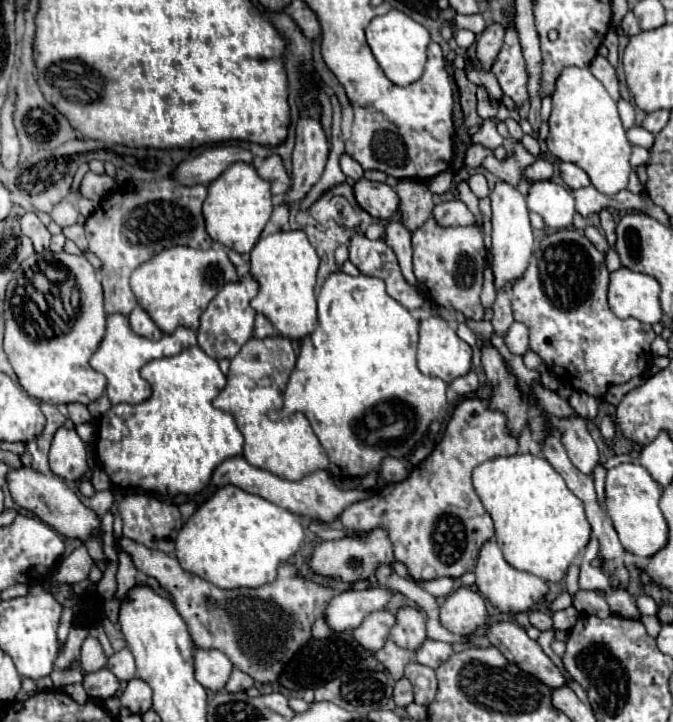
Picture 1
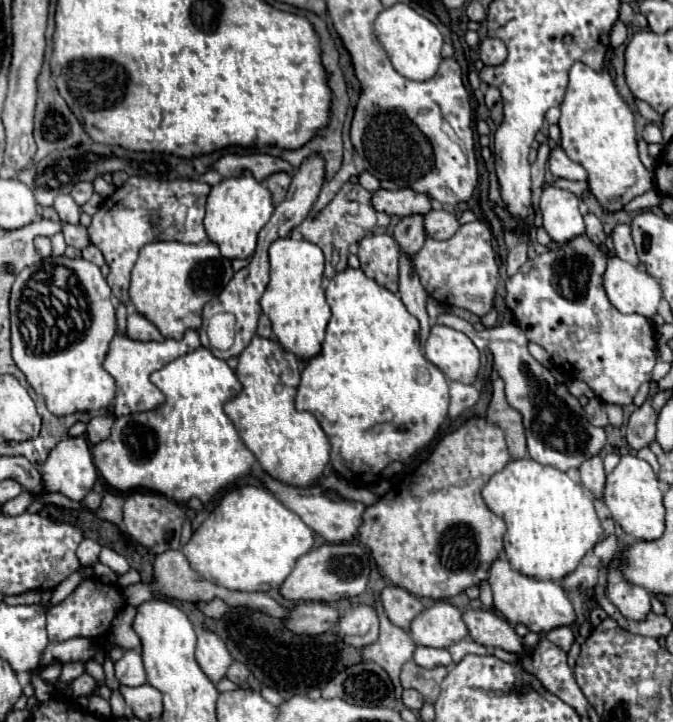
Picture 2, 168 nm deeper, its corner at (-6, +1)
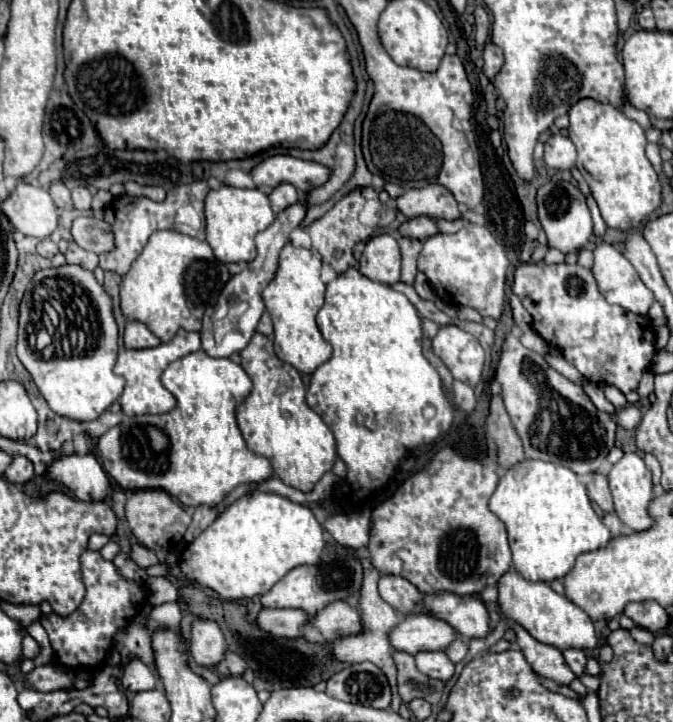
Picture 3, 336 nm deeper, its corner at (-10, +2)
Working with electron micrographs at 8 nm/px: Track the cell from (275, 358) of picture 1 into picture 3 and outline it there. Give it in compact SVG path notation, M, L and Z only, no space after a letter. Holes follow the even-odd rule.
M255 332L251 342L241 352L243 370L253 380L249 398L237 408L237 424L251 452L271 462L273 472L285 484L311 492L313 486L335 464L335 438L323 418L305 402L305 384L301 374L273 352L273 342Z

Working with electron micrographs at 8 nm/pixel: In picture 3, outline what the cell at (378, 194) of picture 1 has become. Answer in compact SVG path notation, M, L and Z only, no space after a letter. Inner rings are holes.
M429 184L423 188L407 190L403 196L395 200L401 214L407 218L413 216L429 216L429 218L445 218L459 220L459 204L453 194L441 184Z

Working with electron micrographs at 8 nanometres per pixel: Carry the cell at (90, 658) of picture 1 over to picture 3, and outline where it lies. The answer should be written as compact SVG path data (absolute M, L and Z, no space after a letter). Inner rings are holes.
M23 630L21 636L23 636L23 642L21 642L21 654L23 654L25 658L35 658L35 656L39 654L39 644L27 634L27 630Z

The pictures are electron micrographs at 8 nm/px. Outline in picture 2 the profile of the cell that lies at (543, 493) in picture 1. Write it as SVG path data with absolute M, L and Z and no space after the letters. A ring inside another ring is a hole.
M513 459L507 463L507 467L499 473L495 473L489 483L483 487L483 499L487 507L499 515L505 525L505 555L515 567L515 571L523 575L535 575L535 579L549 579L559 581L565 575L569 575L579 561L585 557L589 549L595 547L595 543L601 537L601 523L593 507L593 497L587 489L577 485L567 477L567 473L541 465L535 459Z

